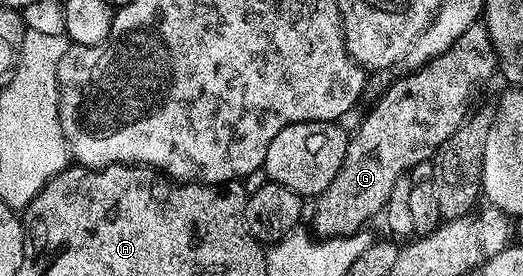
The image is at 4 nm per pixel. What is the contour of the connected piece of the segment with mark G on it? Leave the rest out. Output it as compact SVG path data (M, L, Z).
M475 24L470 28L466 28L466 32L462 32L462 36L458 36L458 38L454 40L454 44L450 44L450 48L446 48L446 52L442 52L440 56L430 60L426 65L418 67L417 70L401 73L401 78L394 79L393 82L385 88L384 95L373 104L372 111L361 120L360 127L357 128L356 134L354 130L354 133L349 137L346 156L342 160L342 168L338 168L338 176L334 176L334 180L330 180L328 187L315 199L316 215L312 218L313 224L316 225L317 231L315 230L315 233L319 235L320 238L336 238L339 234L355 234L357 230L361 229L361 227L366 224L364 222L374 217L375 214L377 217L377 215L383 211L386 200L390 200L390 191L392 191L398 179L412 172L408 170L414 169L419 162L427 163L432 155L436 153L436 149L446 140L450 140L450 136L453 132L458 129L459 126L463 125L466 115L470 110L468 105L472 102L472 93L474 93L491 74L495 75L497 70L496 53L492 47L490 36L483 25Z

